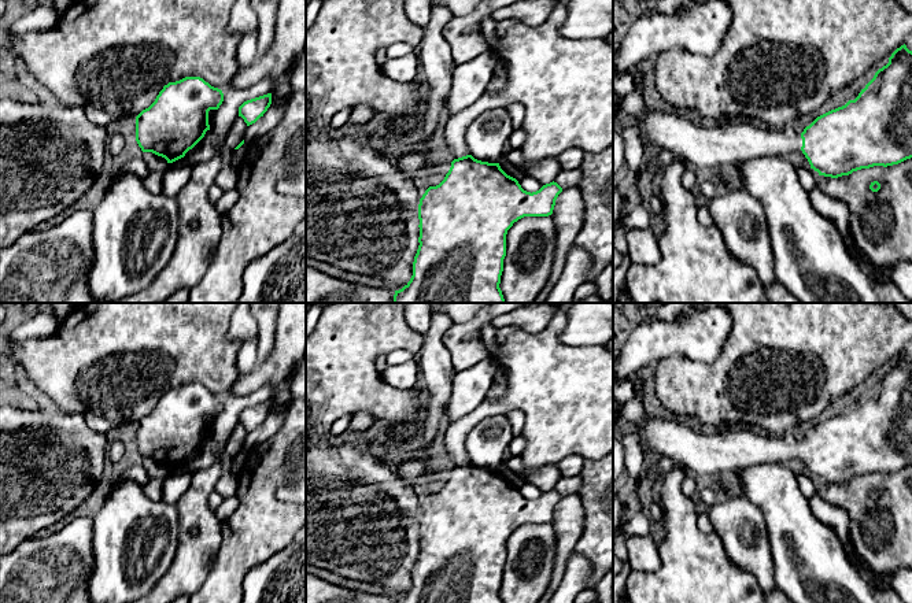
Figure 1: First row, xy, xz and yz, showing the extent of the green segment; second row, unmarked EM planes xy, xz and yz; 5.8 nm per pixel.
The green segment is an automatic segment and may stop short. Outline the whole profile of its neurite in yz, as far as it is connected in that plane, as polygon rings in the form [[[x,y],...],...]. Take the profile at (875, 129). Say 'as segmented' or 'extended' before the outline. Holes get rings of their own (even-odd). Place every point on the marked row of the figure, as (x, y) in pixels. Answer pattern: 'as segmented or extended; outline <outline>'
extended; outline [[[907,45],[897,48],[889,58],[889,63],[879,69],[874,78],[865,85],[854,100],[817,116],[809,126],[798,134],[793,125],[782,129],[758,129],[747,122],[695,122],[687,114],[668,108],[654,111],[646,106],[639,115],[639,137],[645,147],[656,145],[672,151],[676,156],[686,158],[688,166],[705,167],[732,167],[734,164],[756,158],[784,156],[801,151],[808,159],[811,169],[819,175],[838,178],[849,175],[861,169],[874,166],[893,166],[912,158],[912,51]]]

